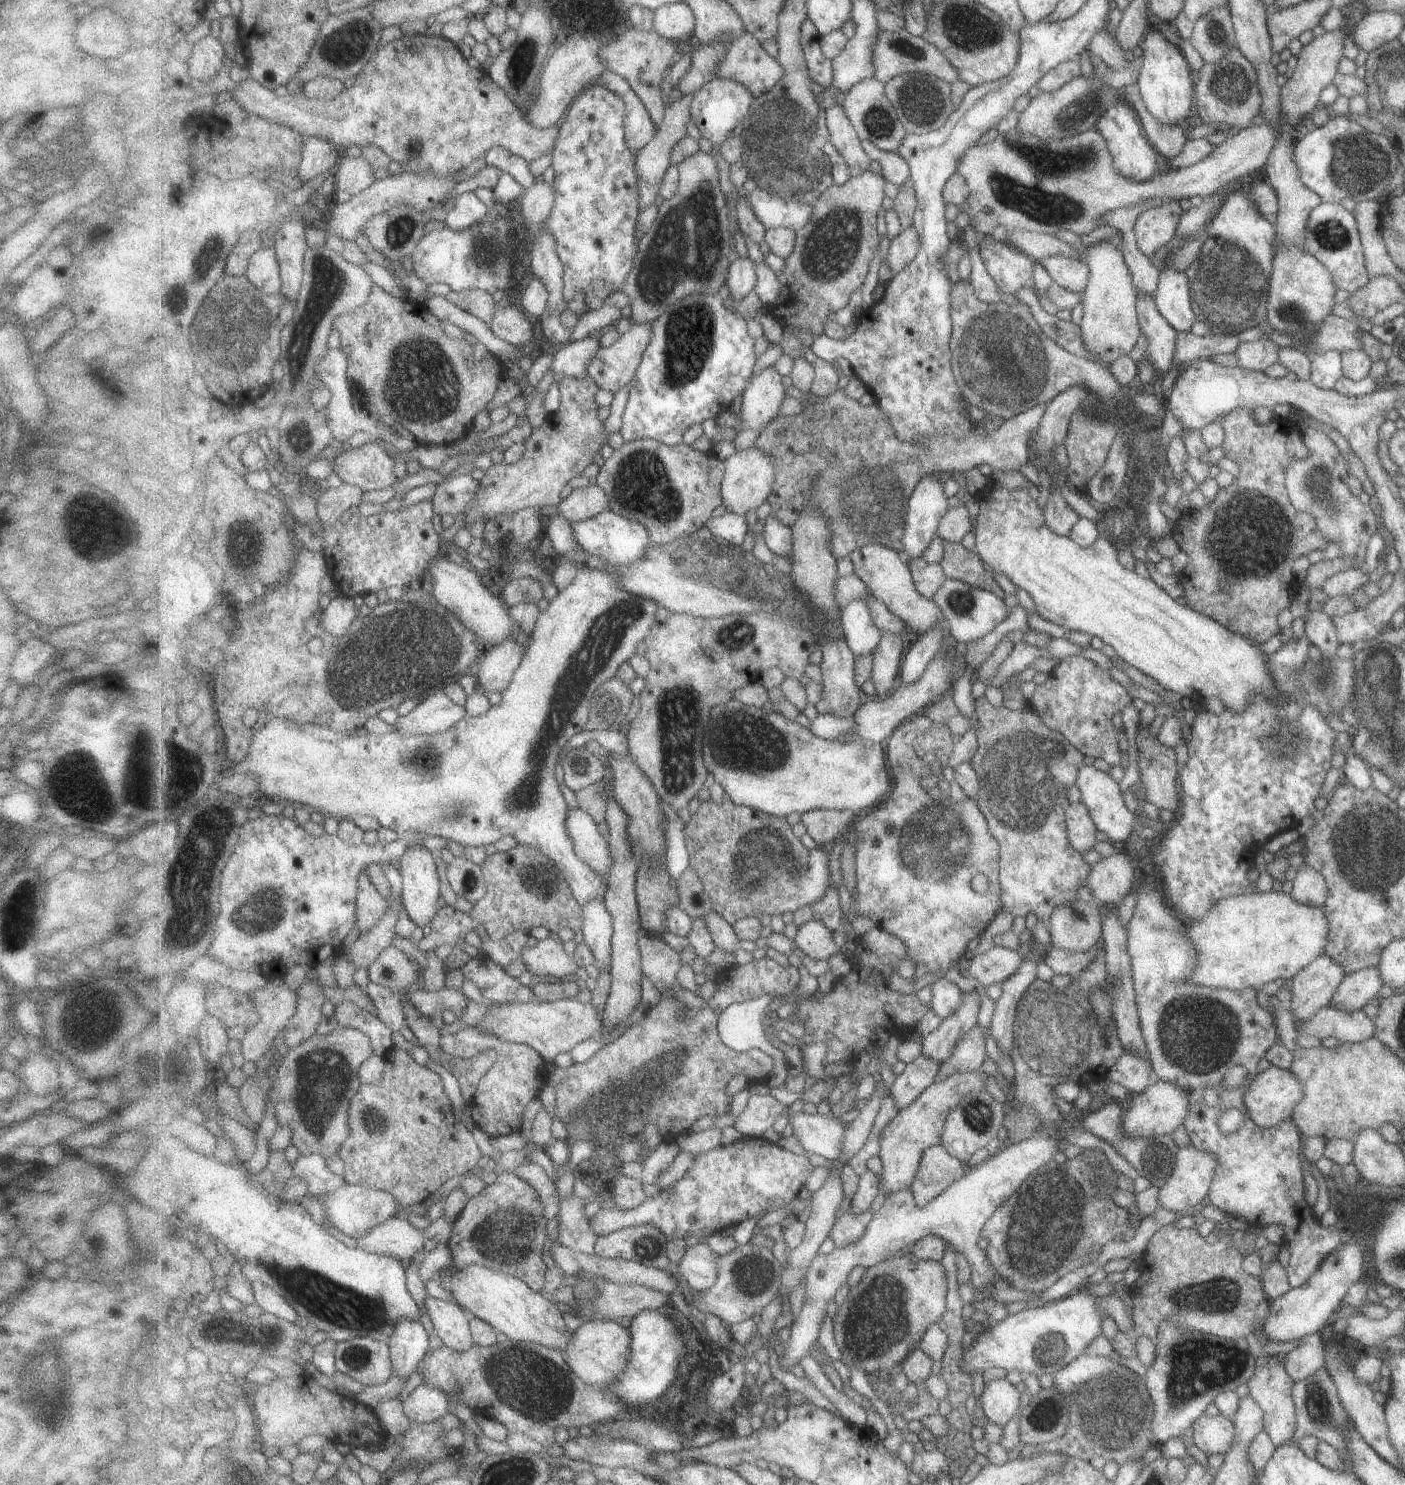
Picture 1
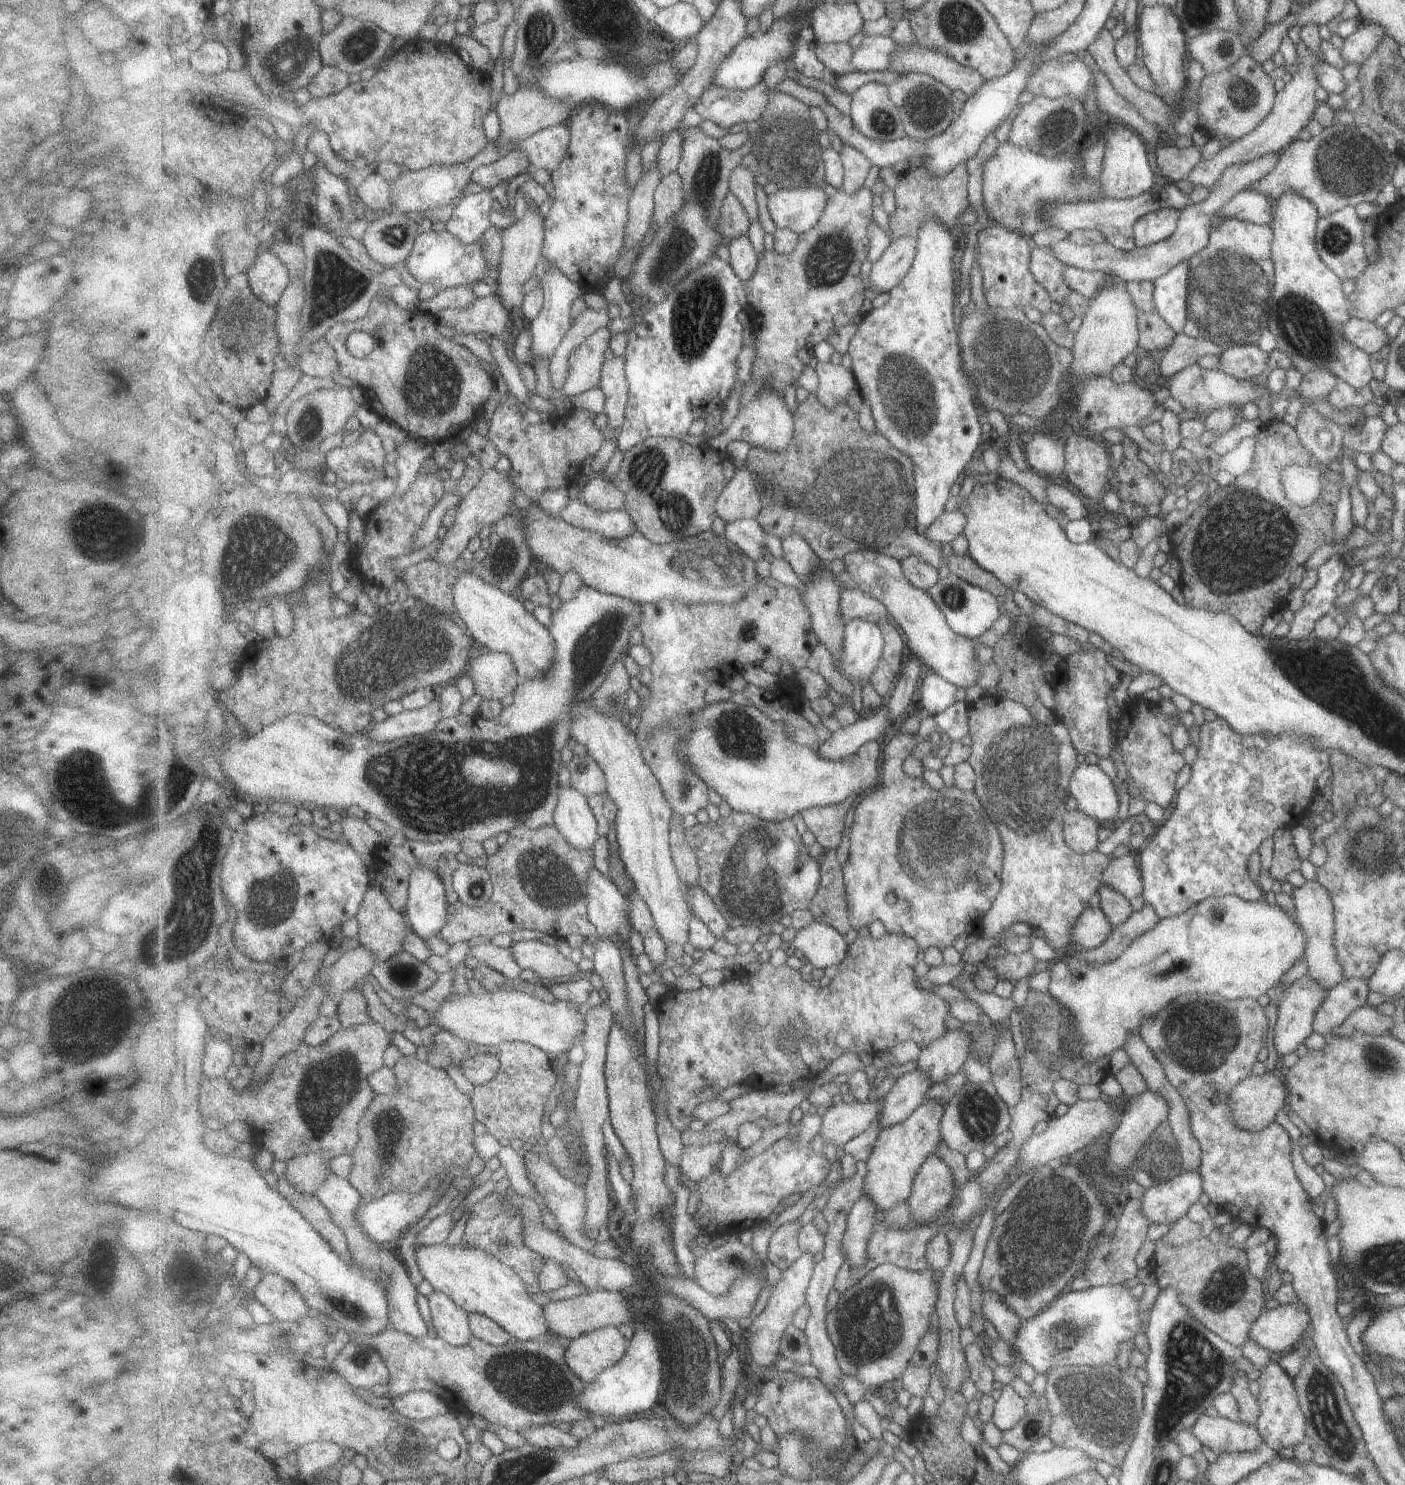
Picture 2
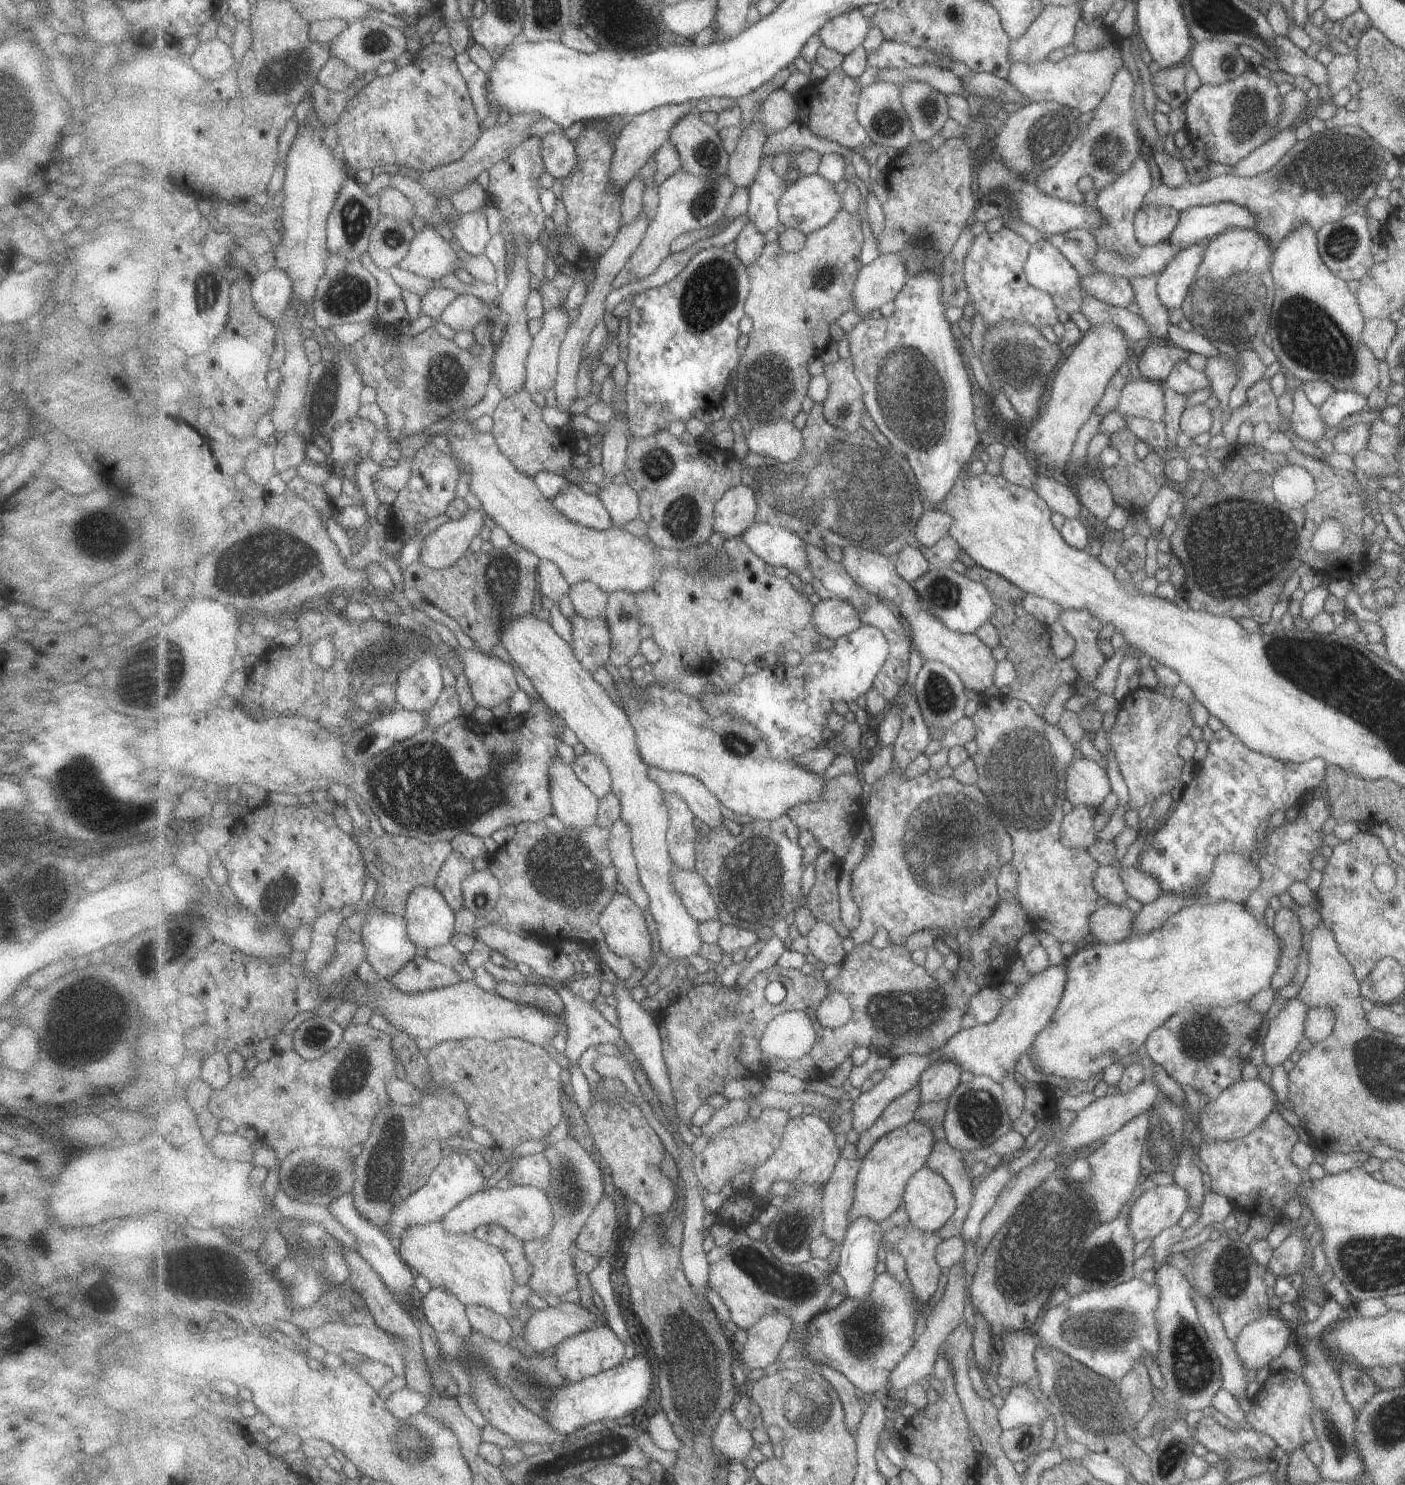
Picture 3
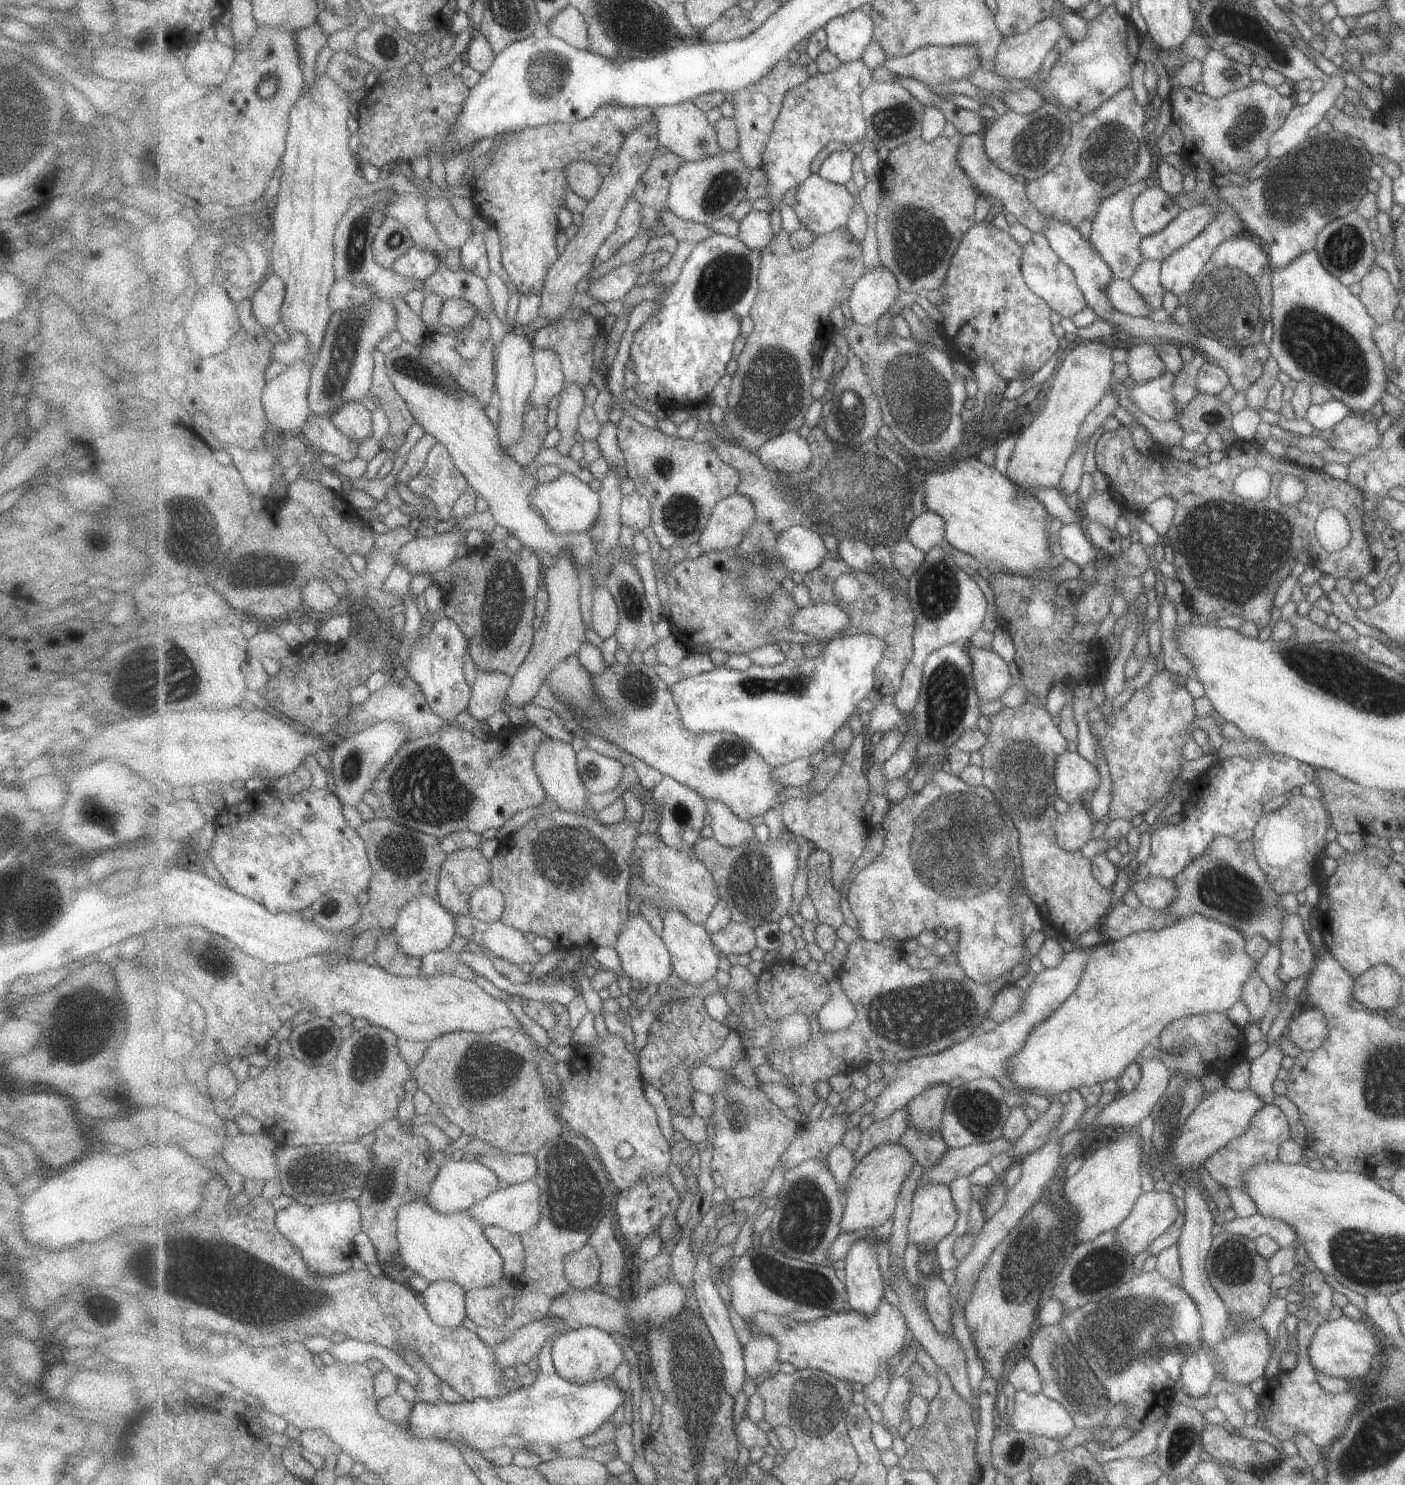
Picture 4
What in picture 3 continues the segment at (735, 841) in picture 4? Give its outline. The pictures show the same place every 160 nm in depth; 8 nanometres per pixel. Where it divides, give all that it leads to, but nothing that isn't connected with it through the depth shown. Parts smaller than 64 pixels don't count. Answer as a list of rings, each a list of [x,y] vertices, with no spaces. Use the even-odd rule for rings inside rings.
[[[653,766],[649,769],[649,778],[657,782],[664,794],[677,794],[683,798],[697,819],[710,829],[723,827],[721,802],[703,782],[693,776],[672,772]]]

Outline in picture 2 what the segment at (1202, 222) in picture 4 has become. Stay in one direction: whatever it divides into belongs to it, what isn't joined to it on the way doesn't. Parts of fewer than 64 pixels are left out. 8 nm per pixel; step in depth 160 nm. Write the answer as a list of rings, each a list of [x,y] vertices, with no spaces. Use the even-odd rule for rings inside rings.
[[[1248,188],[1234,194],[1225,204],[1222,204],[1207,223],[1209,230],[1215,228],[1219,219],[1237,219],[1254,225],[1268,225],[1271,222],[1270,198],[1250,191]]]

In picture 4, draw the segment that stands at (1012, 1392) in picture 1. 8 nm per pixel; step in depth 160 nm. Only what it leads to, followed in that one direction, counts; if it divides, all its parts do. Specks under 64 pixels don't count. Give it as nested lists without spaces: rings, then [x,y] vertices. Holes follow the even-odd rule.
[[[1016,1390],[1012,1399],[1013,1412],[1007,1415],[1007,1427],[1033,1435],[1063,1440],[1073,1426],[1072,1416],[1065,1412],[1061,1403],[1047,1398],[1043,1392],[1031,1394],[1027,1390]]]

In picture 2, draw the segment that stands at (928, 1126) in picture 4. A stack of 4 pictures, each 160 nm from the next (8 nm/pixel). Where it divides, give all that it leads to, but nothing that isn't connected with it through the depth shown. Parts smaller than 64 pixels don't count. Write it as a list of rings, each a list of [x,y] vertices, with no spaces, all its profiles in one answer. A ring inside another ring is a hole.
[[[964,1025],[956,1030],[947,1031],[940,1039],[933,1041],[927,1048],[922,1049],[917,1060],[917,1068],[929,1074],[935,1083],[946,1081],[955,1076],[967,1059],[971,1057],[972,1036],[964,1030]]]

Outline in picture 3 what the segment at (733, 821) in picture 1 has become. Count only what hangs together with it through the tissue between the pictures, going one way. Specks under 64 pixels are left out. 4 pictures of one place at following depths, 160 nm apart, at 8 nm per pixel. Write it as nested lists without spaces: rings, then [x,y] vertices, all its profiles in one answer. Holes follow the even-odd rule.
[[[788,815],[777,820],[755,819],[741,826],[739,836],[733,836],[727,828],[713,828],[696,839],[696,866],[695,871],[707,880],[712,887],[713,895],[720,906],[720,919],[722,924],[735,925],[753,931],[772,927],[785,916],[793,913],[802,906],[803,896],[801,880],[805,871],[804,850],[799,845],[800,827]]]

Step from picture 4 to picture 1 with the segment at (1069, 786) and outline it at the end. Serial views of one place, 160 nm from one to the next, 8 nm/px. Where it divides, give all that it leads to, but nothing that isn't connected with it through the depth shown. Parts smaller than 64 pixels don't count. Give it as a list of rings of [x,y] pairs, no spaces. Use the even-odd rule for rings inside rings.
[[[1086,764],[1079,770],[1076,786],[1080,792],[1079,802],[1086,806],[1097,830],[1106,834],[1111,844],[1119,847],[1129,837],[1131,830],[1134,828],[1134,814],[1125,807],[1115,780],[1107,776],[1106,772],[1097,772],[1095,768],[1091,768],[1091,764]]]

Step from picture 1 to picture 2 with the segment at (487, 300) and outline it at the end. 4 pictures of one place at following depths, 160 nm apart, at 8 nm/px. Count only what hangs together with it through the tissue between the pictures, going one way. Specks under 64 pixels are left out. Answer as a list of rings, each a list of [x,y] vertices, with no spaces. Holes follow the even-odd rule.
[[[459,285],[439,291],[433,298],[428,298],[420,304],[419,310],[424,313],[437,314],[442,310],[456,309],[473,304],[478,297],[471,290],[471,285]]]

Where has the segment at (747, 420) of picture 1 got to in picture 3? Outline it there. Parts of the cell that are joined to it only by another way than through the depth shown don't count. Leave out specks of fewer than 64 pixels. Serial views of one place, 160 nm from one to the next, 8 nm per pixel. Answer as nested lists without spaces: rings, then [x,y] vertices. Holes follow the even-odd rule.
[[[789,420],[753,422],[745,435],[748,448],[778,462],[792,462],[804,450],[804,430],[799,430]]]

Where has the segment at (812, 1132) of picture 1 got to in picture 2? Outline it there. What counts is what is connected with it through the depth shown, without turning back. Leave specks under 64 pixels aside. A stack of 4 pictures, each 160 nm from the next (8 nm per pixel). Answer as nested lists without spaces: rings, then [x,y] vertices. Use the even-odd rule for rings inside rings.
[[[881,1098],[876,1100],[865,1100],[863,1102],[844,1103],[842,1101],[835,1101],[835,1103],[827,1110],[821,1117],[821,1130],[817,1136],[823,1138],[825,1144],[847,1144],[856,1136],[863,1134],[880,1116],[880,1102]]]

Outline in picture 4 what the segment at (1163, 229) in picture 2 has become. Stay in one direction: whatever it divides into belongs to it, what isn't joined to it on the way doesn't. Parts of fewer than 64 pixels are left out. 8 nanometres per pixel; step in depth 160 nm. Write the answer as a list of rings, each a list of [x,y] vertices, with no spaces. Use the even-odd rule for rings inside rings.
[[[1146,186],[1133,199],[1130,217],[1135,230],[1146,237],[1167,226],[1180,212],[1179,206],[1161,188]]]

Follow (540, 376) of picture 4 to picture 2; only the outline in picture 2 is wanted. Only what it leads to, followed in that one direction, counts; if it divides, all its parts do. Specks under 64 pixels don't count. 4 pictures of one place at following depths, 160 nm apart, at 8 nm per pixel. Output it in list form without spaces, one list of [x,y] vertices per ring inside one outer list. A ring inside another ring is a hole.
[[[549,260],[549,267],[541,278],[541,285],[544,292],[544,307],[541,312],[531,321],[530,329],[532,330],[532,356],[533,362],[540,357],[550,358],[556,353],[557,347],[572,329],[573,319],[571,318],[571,306],[573,300],[582,297],[586,293],[577,281],[565,276],[556,265]]]

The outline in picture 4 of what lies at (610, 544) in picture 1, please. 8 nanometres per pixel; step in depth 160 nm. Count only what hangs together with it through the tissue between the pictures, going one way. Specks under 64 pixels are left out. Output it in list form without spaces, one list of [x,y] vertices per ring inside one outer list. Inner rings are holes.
[[[564,473],[553,482],[538,483],[532,498],[533,508],[541,512],[541,516],[556,532],[586,532],[600,520],[602,505],[599,492],[595,492],[589,484],[582,482],[573,474]]]

